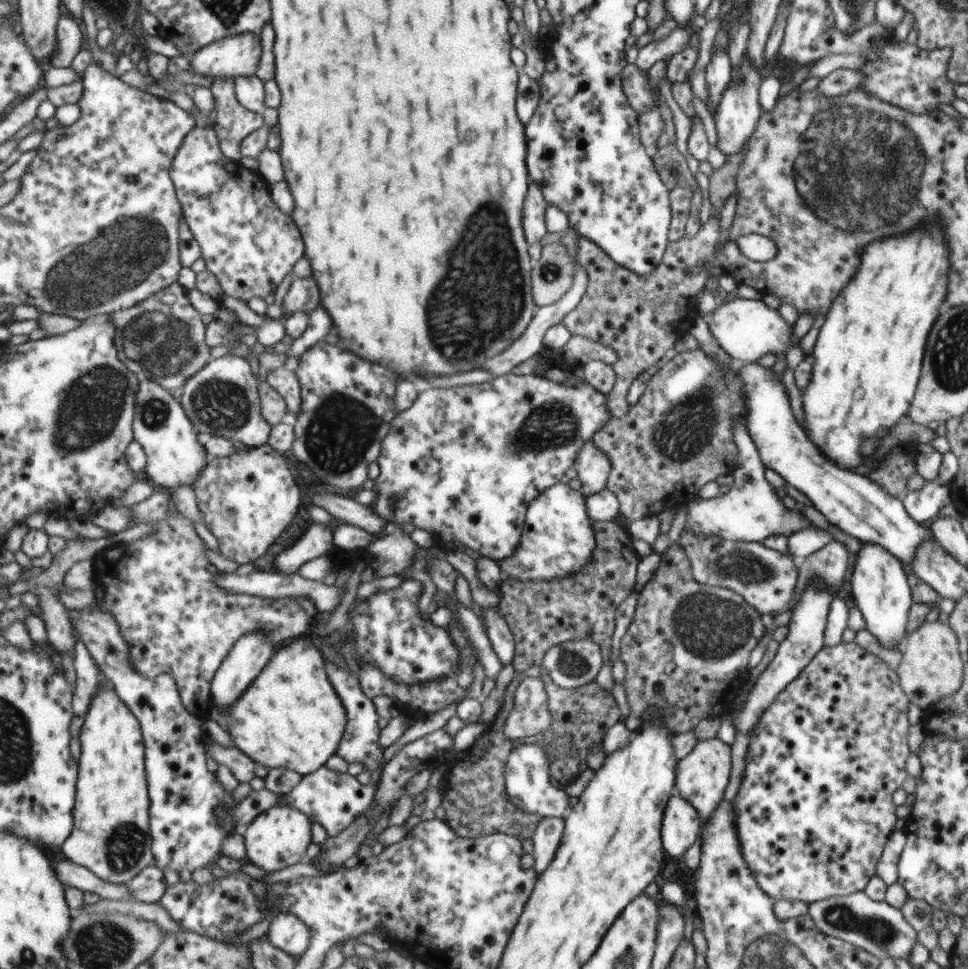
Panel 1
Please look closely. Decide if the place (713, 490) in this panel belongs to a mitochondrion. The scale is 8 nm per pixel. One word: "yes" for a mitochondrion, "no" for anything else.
no

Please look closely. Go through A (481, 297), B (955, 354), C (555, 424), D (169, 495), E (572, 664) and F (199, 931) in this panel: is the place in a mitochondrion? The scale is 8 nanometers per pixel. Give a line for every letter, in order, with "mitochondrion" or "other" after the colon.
A: mitochondrion
B: mitochondrion
C: mitochondrion
D: other
E: mitochondrion
F: other

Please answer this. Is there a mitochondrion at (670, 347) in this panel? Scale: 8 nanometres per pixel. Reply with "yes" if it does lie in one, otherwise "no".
no

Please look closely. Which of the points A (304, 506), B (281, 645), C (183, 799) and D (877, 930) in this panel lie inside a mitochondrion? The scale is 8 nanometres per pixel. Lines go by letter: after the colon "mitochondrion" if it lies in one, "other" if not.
A: other
B: other
C: other
D: mitochondrion

